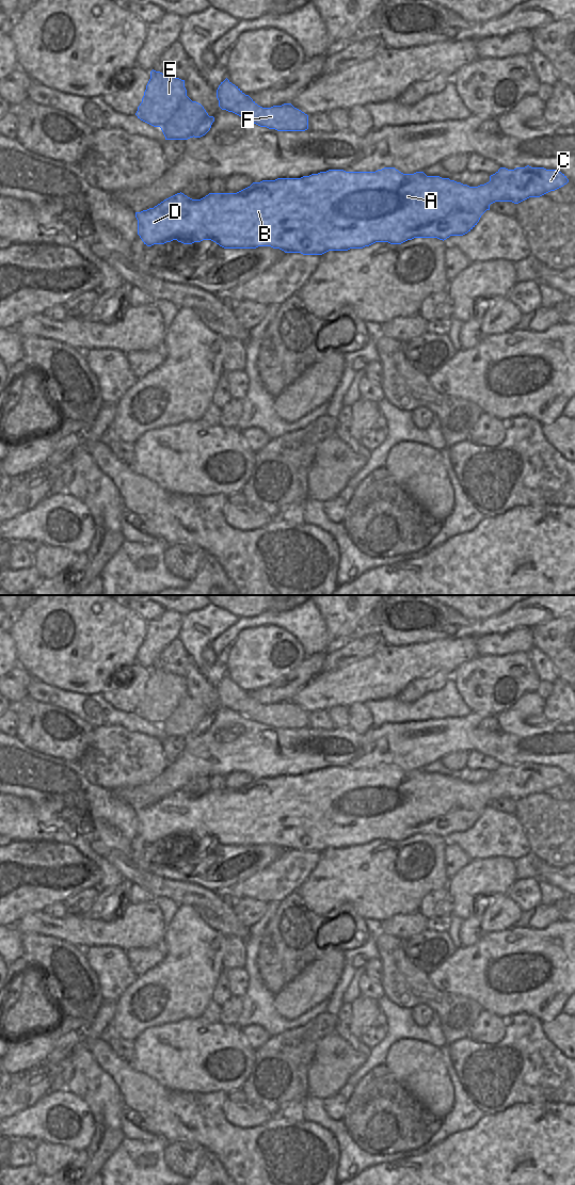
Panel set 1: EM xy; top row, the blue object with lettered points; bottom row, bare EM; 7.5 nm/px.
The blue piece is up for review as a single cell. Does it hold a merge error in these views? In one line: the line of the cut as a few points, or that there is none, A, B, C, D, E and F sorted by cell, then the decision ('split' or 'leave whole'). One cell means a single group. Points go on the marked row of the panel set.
xy (209, 116), (204, 119), (193, 135) | A B C D / E F | split

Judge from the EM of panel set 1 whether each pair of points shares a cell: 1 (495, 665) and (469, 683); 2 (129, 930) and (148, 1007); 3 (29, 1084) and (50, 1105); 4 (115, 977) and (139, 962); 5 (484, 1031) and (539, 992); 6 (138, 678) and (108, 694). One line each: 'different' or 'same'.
1: same
2: different
3: different
4: different
5: different
6: same

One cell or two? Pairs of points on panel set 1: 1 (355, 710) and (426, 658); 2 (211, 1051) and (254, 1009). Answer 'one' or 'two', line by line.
1: two
2: two

